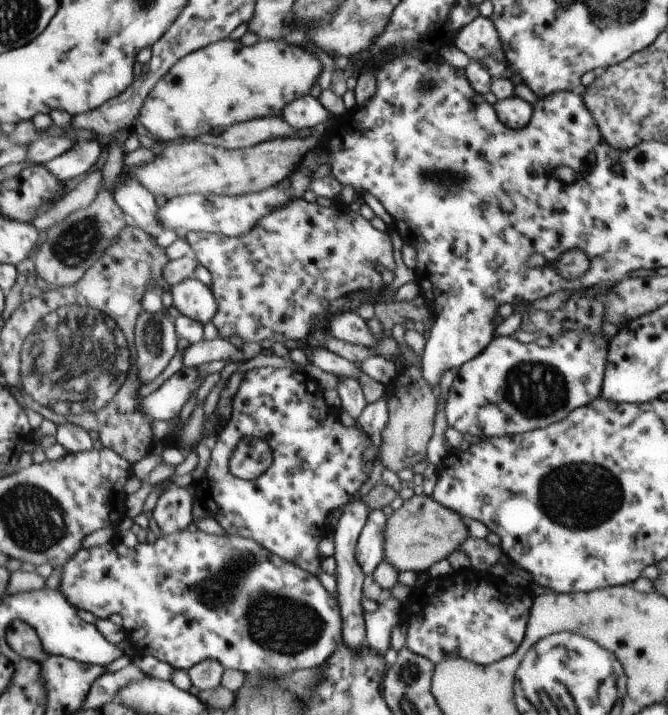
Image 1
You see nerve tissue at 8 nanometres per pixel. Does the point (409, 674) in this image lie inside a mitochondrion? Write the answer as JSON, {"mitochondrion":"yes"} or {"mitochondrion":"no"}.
{"mitochondrion":"yes"}

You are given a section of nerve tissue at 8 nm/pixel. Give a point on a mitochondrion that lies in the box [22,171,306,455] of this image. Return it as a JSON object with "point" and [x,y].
{"point":[75,245]}

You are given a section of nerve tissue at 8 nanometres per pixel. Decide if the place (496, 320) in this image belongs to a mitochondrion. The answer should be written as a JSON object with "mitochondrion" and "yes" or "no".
{"mitochondrion":"no"}

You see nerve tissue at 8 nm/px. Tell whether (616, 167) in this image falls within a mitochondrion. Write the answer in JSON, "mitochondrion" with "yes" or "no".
{"mitochondrion":"no"}

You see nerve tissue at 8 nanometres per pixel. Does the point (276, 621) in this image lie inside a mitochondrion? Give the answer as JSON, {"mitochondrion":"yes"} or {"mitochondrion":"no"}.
{"mitochondrion":"yes"}

